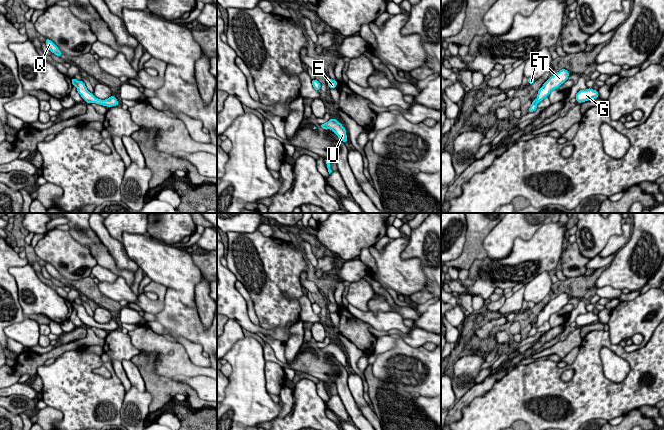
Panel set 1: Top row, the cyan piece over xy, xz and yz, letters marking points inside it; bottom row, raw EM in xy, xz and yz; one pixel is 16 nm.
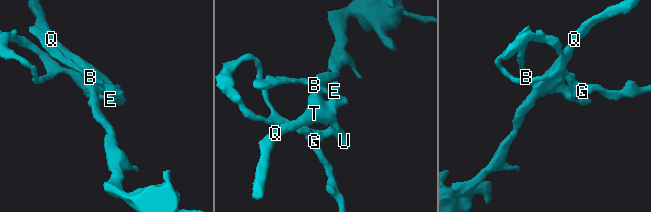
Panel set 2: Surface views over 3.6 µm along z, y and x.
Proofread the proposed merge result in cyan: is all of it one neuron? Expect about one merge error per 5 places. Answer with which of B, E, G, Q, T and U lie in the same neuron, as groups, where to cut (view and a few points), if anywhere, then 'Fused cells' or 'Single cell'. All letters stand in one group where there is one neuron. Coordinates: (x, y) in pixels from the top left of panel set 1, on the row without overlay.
Groups: B E G Q T U. No split. Single cell

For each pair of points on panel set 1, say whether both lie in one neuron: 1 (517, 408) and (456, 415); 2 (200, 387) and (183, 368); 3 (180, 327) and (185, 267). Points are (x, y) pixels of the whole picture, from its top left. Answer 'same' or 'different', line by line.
1: different
2: different
3: different

